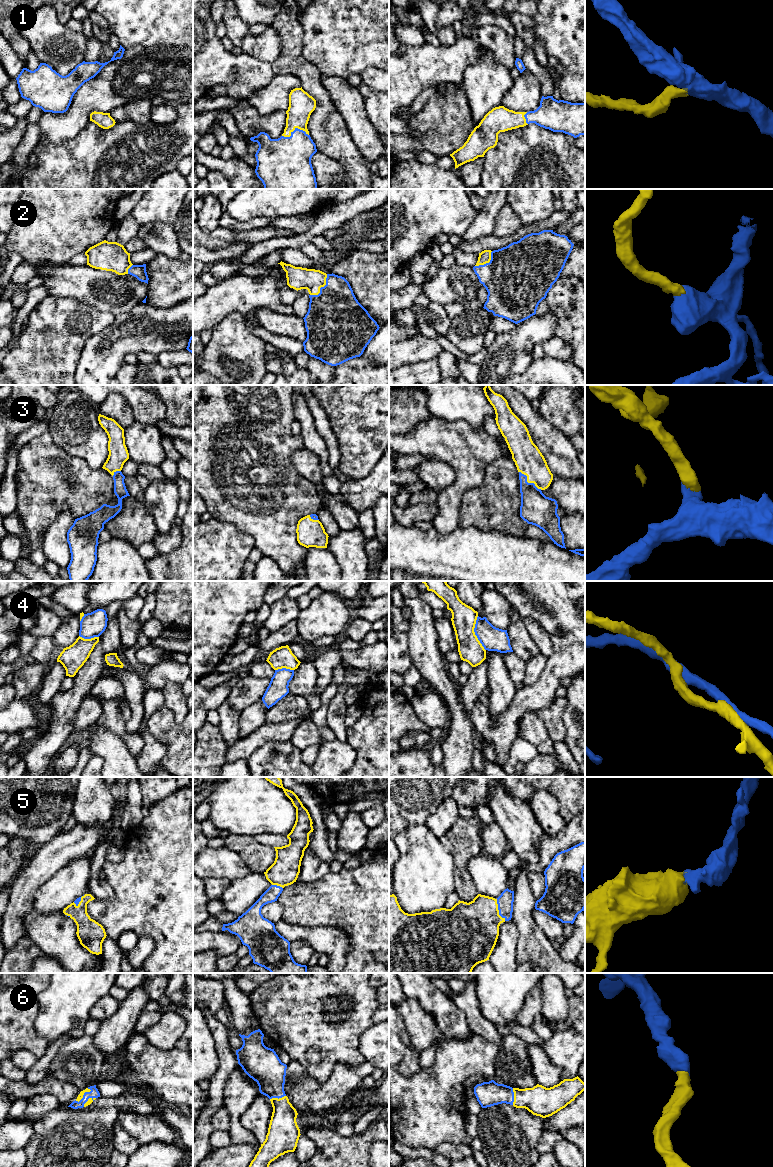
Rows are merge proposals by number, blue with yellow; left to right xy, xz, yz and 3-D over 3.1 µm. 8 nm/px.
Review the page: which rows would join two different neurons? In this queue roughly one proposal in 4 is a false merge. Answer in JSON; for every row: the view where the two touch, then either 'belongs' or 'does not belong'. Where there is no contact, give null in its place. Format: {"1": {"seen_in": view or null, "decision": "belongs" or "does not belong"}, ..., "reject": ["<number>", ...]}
{"1": {"seen_in": "xz", "decision": "belongs"}, "2": {"seen_in": "xz", "decision": "belongs"}, "3": {"seen_in": "yz", "decision": "belongs"}, "4": {"seen_in": "yz", "decision": "does not belong"}, "5": {"seen_in": "yz", "decision": "belongs"}, "6": {"seen_in": "xy", "decision": "belongs"}, "reject": ["4"]}

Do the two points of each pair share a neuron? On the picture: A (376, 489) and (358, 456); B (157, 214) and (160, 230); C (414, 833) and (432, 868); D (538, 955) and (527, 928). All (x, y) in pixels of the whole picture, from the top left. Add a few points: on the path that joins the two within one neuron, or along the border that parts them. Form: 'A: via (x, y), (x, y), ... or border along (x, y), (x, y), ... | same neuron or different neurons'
A: border along (378, 460), (365, 476), (350, 479) | different neurons
B: border along (172, 224), (143, 223), (140, 225) | different neurons
C: via (422, 842), (428, 859) | same neuron
D: via (536, 948), (533, 945), (531, 935) | same neuron

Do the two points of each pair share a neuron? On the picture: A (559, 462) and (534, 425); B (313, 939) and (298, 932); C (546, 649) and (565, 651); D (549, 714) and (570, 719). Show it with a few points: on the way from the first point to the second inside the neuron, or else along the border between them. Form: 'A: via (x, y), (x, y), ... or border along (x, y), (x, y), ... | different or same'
A: via (555, 453), (555, 446), (543, 434) | same
B: via (309, 935), (302, 934) | same
C: border along (544, 628), (549, 635), (553, 651), (547, 658) | different
D: border along (566, 697), (567, 707), (562, 718), (564, 740) | different

